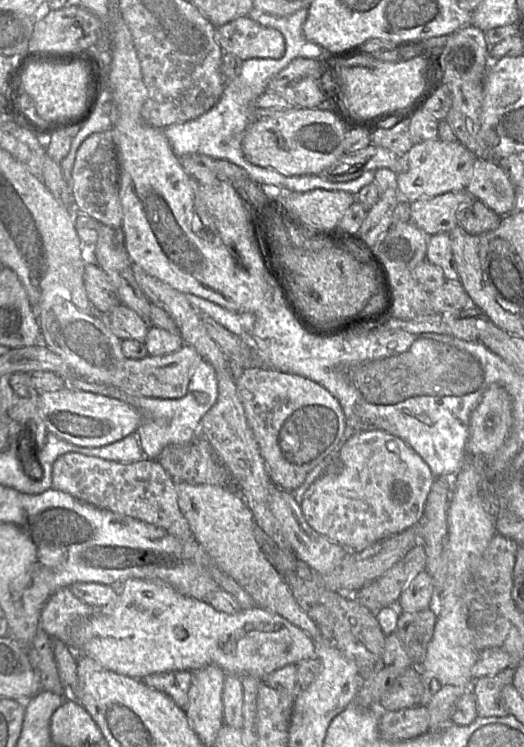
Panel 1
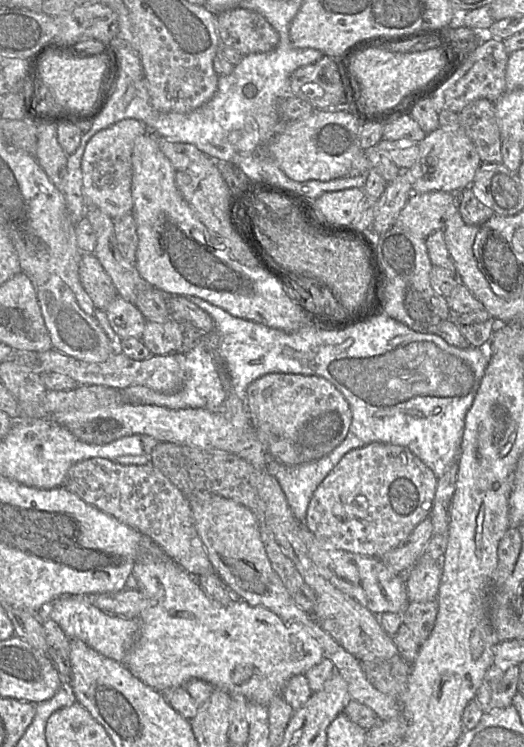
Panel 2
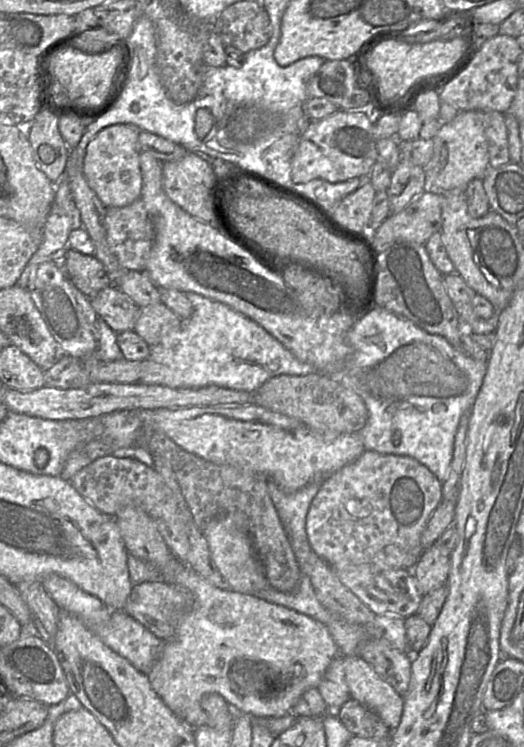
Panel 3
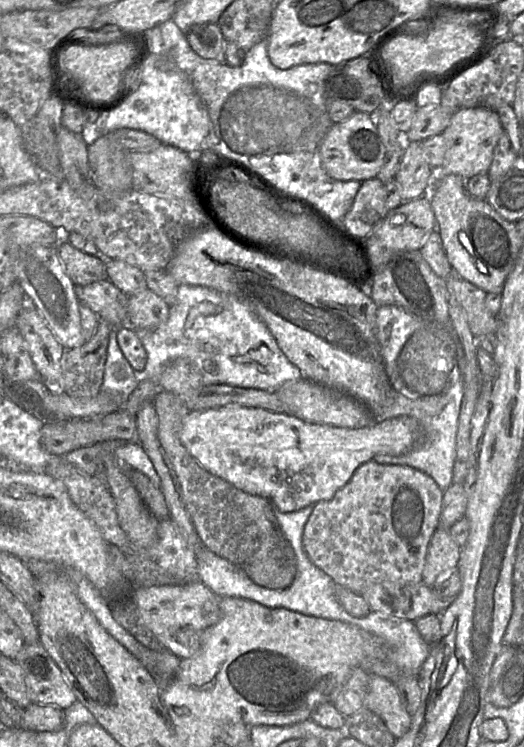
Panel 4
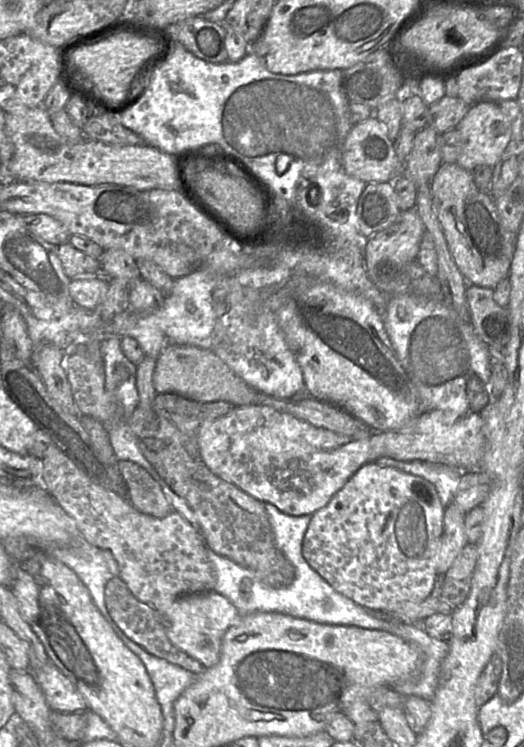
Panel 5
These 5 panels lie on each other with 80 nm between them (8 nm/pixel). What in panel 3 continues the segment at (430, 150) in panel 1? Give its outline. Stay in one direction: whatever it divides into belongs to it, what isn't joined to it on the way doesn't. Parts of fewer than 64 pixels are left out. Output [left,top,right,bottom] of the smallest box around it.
[423,111,490,195]

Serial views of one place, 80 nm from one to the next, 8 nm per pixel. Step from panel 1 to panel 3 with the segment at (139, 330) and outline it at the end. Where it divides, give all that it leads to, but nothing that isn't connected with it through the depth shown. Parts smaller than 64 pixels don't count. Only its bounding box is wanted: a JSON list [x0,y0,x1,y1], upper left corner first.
[90,285,139,333]

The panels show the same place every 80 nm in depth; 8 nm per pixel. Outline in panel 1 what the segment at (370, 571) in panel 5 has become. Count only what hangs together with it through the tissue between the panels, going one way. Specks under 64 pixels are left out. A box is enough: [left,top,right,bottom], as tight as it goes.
[299,430,435,552]

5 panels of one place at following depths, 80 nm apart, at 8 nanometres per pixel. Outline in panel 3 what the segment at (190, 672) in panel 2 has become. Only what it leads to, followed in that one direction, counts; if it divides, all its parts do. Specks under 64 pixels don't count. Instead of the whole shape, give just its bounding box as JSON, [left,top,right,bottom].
[114,506,341,723]

